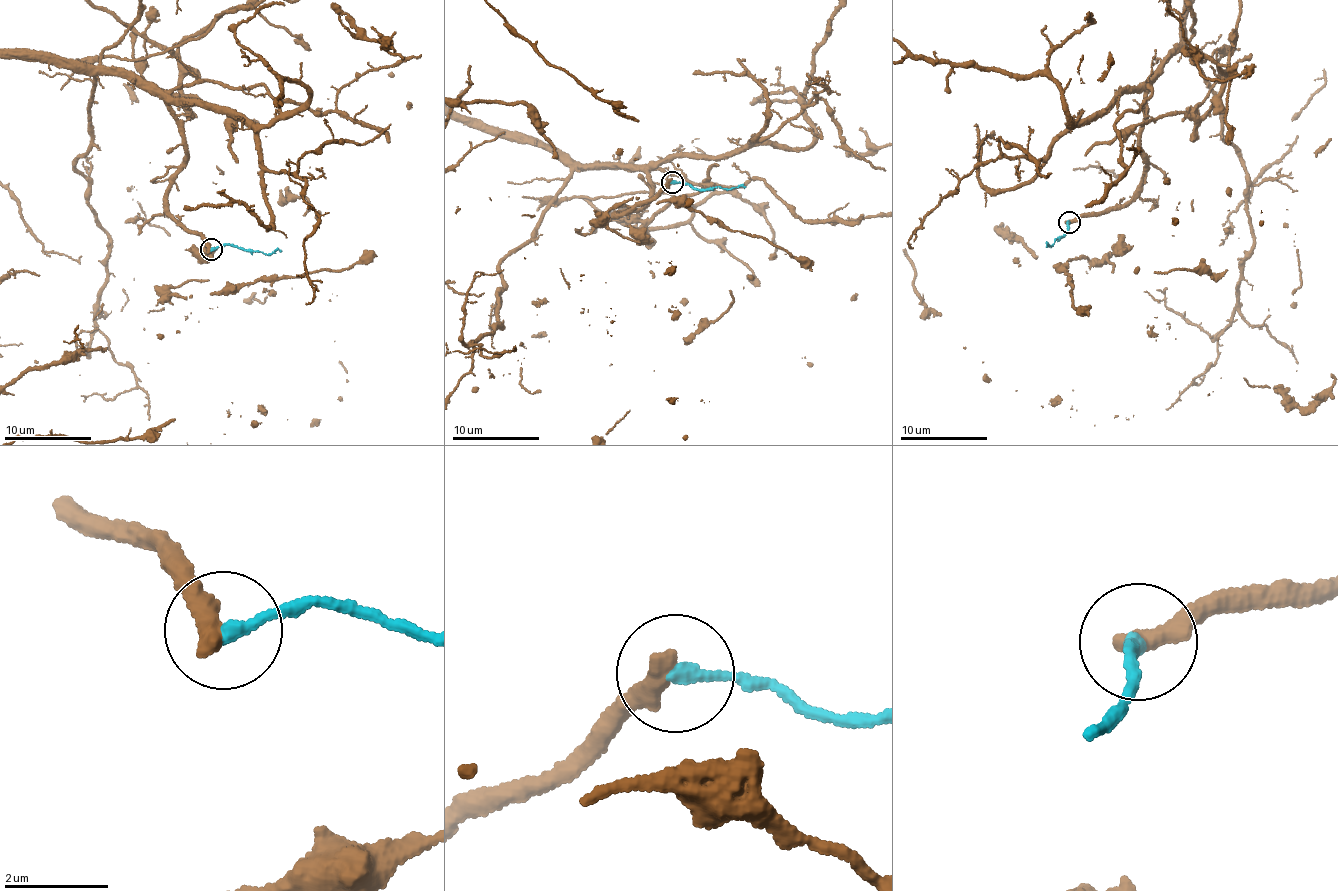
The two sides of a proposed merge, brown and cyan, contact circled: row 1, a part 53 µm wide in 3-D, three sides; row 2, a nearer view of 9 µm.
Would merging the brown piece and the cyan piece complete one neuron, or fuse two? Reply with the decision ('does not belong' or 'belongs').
does not belong

